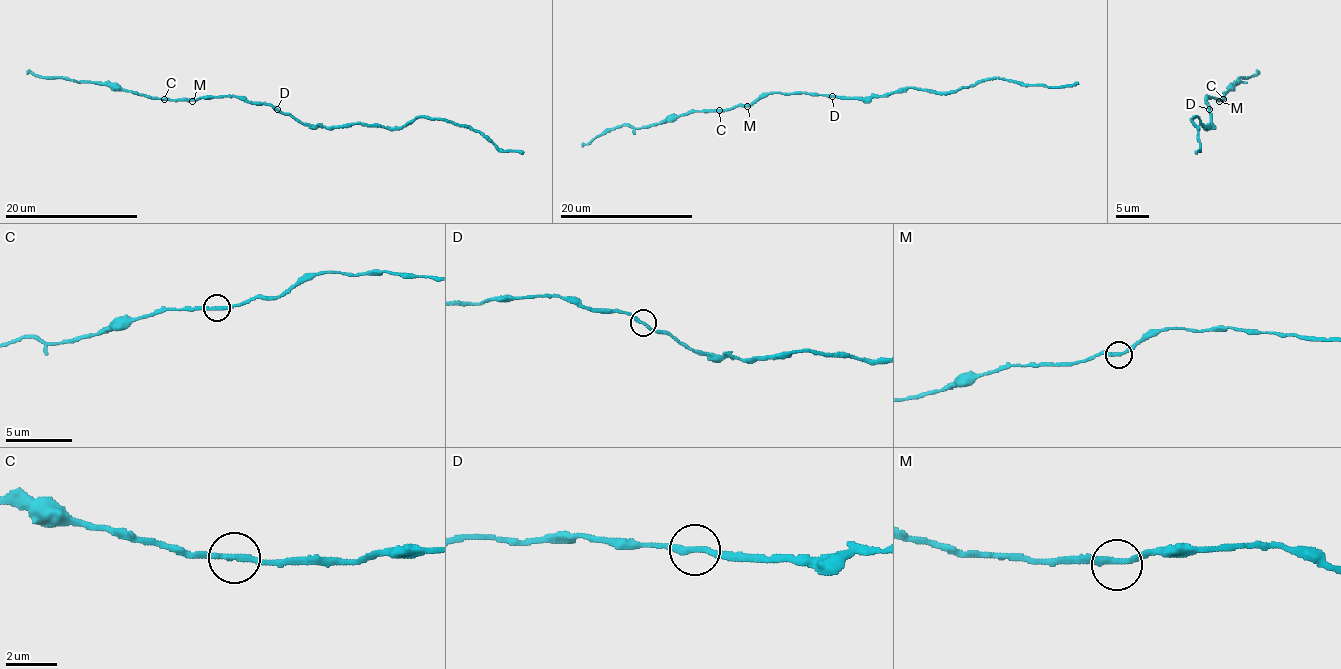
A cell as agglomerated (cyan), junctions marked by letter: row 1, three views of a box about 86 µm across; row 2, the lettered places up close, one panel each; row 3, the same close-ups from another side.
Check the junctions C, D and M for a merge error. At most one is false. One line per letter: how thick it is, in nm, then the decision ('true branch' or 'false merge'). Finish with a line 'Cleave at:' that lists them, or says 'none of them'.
C: calibre 240 nm; true branch
D: calibre 240 nm; true branch
M: calibre 240 nm; true branch
Cleave at: none of them

